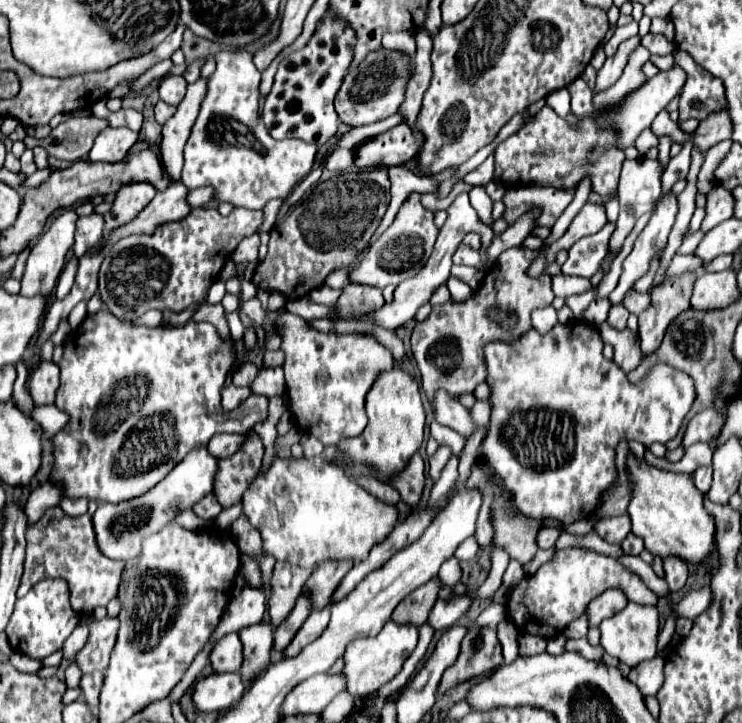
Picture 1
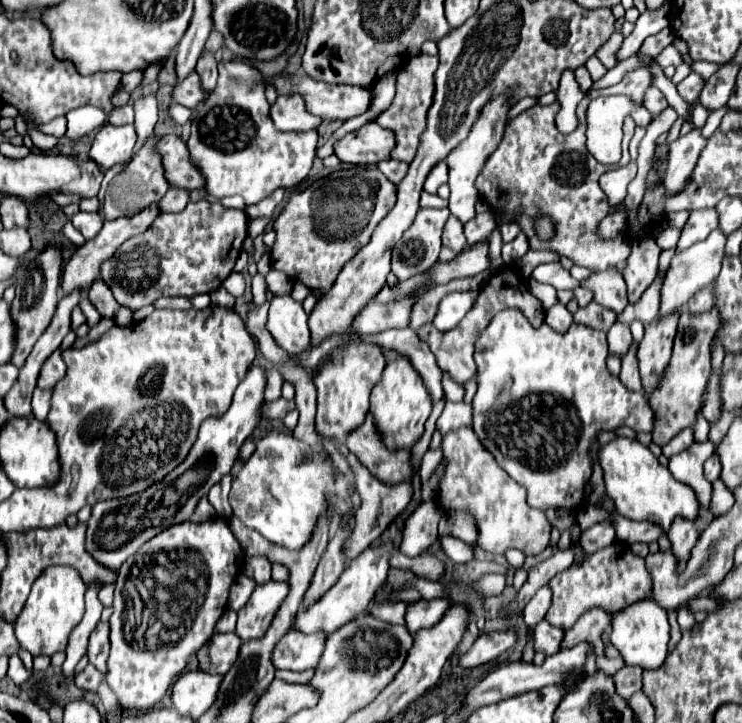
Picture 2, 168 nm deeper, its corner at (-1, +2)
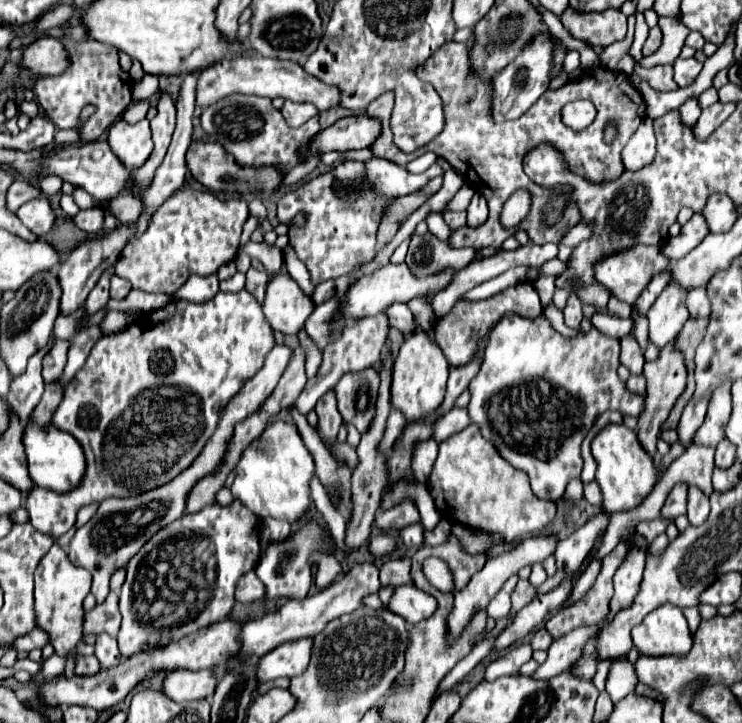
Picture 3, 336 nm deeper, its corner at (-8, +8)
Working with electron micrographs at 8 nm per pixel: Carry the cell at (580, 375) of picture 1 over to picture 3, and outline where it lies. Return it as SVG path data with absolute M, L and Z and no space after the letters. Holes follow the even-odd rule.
M508 313L490 331L482 367L468 387L472 393L468 413L472 421L480 425L482 435L488 441L496 443L500 455L512 467L528 473L530 487L538 499L558 501L564 495L570 479L580 477L580 445L598 415L602 415L604 411L620 411L622 415L640 417L640 413L644 411L644 395L628 391L626 383L620 381L616 373L620 365L618 355L618 341L604 335L596 327L590 327L590 331L578 337L562 337L542 315L538 319L526 319L516 313Z

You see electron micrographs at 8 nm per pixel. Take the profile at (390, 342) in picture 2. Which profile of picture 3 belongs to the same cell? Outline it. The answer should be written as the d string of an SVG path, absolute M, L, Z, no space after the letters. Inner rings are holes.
M396 303L396 305L390 305L386 309L388 317L390 317L390 325L396 327L402 335L412 335L412 333L418 333L422 331L420 325L416 325L416 319L412 315L412 311L404 305L404 303Z

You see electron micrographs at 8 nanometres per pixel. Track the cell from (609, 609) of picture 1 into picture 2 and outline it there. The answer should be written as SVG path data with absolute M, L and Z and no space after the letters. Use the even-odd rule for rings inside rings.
M601 609L587 611L571 629L565 631L565 639L561 641L561 649L571 649L577 643L591 641L599 647L597 655L601 655L601 643L599 641L601 641L601 635L605 633L605 629L609 627L609 619L611 619L611 615L601 611Z

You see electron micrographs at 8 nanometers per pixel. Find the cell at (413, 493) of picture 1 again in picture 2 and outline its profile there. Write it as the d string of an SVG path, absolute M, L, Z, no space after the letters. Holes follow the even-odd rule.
M371 413L365 423L349 435L345 445L377 479L385 483L399 483L411 477L411 451L389 451L381 439L381 431L377 431L373 423Z

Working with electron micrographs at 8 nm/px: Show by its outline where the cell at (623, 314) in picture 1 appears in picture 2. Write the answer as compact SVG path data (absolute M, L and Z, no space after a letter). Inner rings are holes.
M615 323L607 331L607 339L609 339L609 353L615 355L615 357L619 357L619 359L629 351L629 347L633 343L629 327L623 325L623 323Z

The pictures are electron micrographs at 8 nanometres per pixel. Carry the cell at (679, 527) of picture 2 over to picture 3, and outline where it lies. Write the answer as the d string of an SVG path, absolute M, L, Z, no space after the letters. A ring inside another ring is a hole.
M690 487L688 489L688 511L686 511L690 525L702 525L708 519L708 513L710 513L710 505L708 505L706 495L698 487Z

